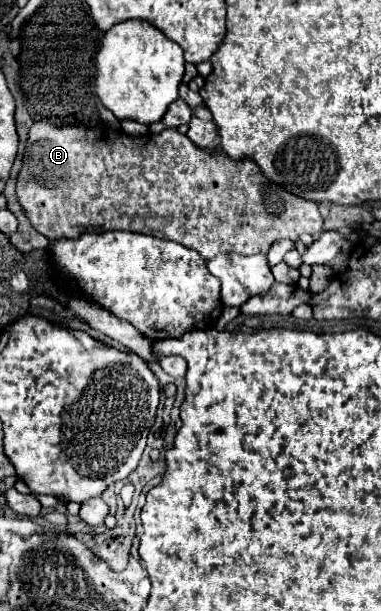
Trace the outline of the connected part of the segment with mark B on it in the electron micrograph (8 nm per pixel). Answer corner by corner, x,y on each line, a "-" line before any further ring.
33,123
23,167
17,175
17,197
29,223
51,241
63,237
77,239
87,231
137,231
177,241
195,249
207,261
219,253
267,253
277,239
297,241
303,233
315,237
323,231
317,203
299,199
271,183
249,159
233,161
225,153
213,155
195,147
189,137
181,135
177,129
165,129
159,135
131,137
107,125
53,127

